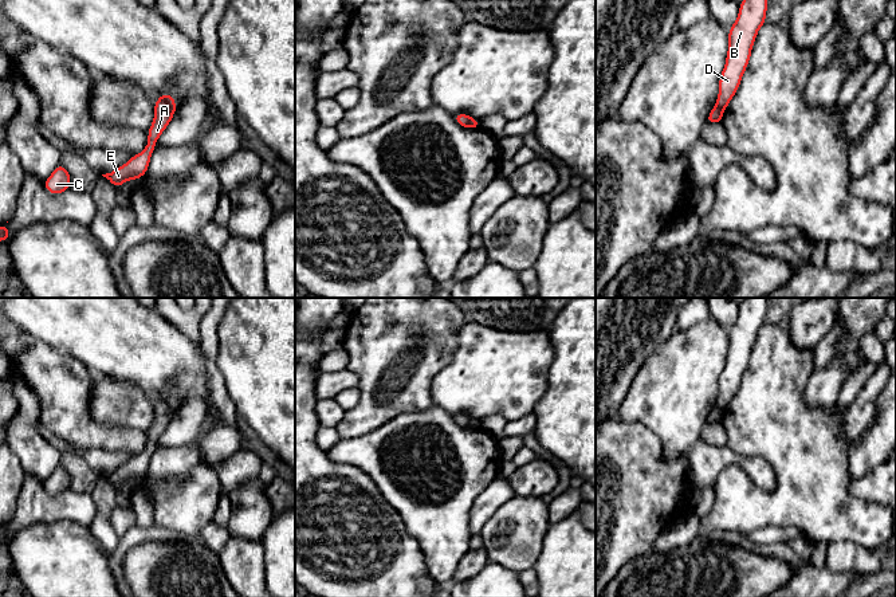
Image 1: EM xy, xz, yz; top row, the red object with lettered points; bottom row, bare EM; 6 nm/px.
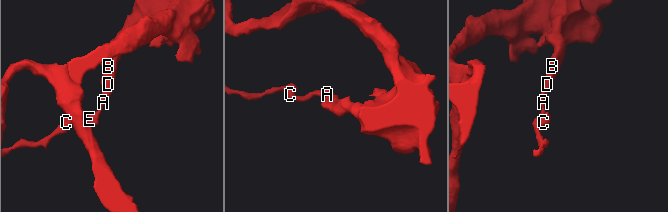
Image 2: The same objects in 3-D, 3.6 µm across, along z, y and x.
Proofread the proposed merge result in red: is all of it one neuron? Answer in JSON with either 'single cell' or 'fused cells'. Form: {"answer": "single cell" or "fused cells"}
{"answer": "fused cells"}

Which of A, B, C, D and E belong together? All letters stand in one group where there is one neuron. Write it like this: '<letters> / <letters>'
A C E / B D

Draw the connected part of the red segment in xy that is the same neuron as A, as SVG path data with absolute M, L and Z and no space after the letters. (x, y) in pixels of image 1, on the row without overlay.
M157 400L154 402L154 420L148 431L149 443L145 449L141 453L133 456L118 470L102 476L106 478L115 488L119 488L127 480L139 480L148 472L150 457L156 449L157 440L168 428L173 416L174 412L169 408L169 405L161 400Z

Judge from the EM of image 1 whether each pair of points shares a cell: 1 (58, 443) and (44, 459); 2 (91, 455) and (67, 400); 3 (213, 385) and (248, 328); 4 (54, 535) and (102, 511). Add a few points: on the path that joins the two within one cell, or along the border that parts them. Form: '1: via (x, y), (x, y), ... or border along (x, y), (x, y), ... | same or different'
1: border along (39, 421), (38, 431), (61, 454) | different
2: border along (59, 438), (78, 450), (121, 450) | different
3: border along (220, 340), (216, 368), (232, 401) | different
4: border along (87, 527), (107, 553) | different

